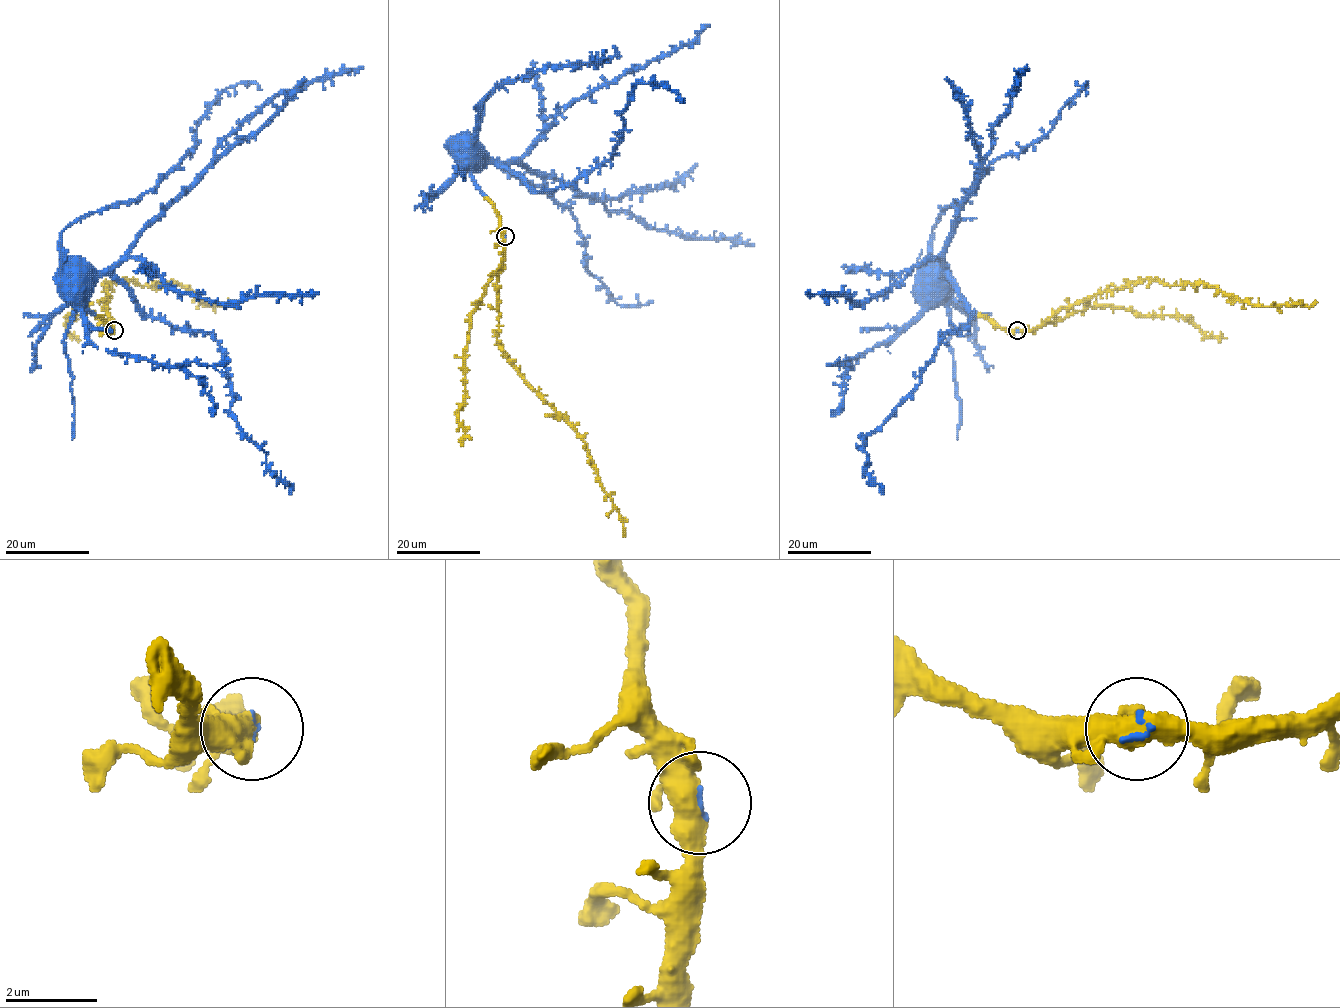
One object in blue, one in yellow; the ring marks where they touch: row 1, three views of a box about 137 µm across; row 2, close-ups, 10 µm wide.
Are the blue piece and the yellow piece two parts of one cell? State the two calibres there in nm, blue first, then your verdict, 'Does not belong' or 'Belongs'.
Thickness 80 nm (blue) against 440 nm. Belongs

